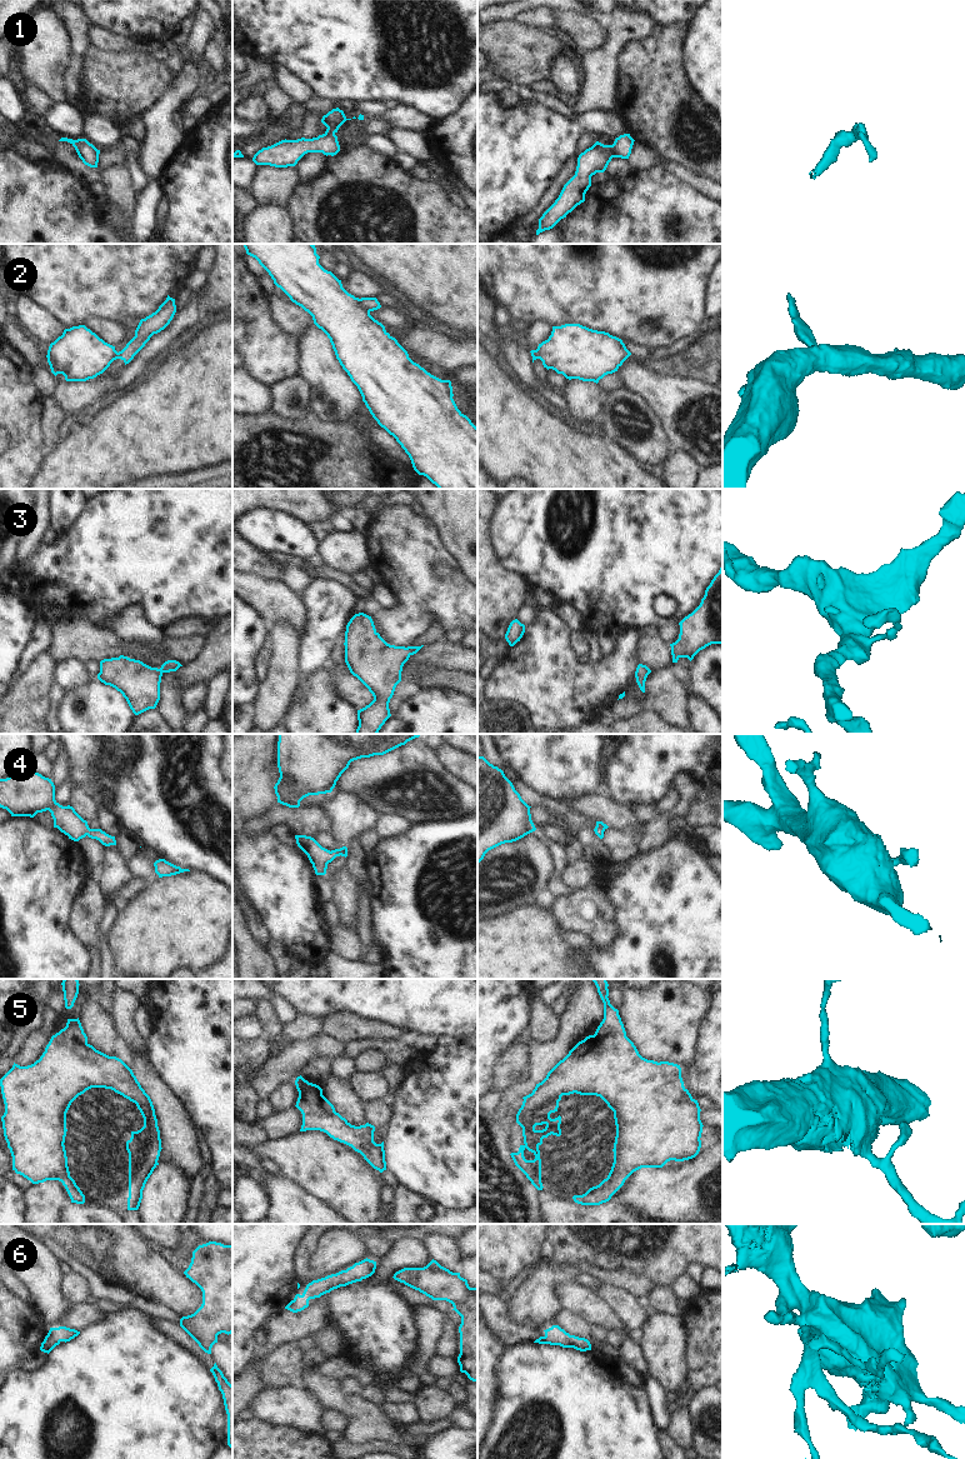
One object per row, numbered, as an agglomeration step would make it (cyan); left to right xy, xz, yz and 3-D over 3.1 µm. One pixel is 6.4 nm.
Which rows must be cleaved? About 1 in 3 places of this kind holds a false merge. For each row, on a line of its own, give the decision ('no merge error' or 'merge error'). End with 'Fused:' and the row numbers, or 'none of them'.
1: no merge error
2: merge error
3: no merge error
4: no merge error
5: no merge error
6: no merge error
Fused: 2

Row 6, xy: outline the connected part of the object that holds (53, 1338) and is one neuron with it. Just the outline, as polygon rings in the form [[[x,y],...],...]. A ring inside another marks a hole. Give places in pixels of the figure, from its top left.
[[[66,1326],[50,1328],[48,1335],[41,1343],[40,1350],[49,1354],[61,1341],[70,1341],[79,1334],[80,1331]]]

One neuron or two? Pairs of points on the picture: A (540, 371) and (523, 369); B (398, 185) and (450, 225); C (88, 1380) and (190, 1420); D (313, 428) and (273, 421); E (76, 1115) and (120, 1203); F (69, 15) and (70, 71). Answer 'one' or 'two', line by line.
A: two
B: one
C: one
D: one
E: one
F: one

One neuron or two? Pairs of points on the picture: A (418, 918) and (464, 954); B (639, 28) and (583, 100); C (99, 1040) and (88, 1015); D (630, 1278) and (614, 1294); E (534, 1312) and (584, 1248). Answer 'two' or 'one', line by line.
A: one
B: one
C: one
D: two
E: two

